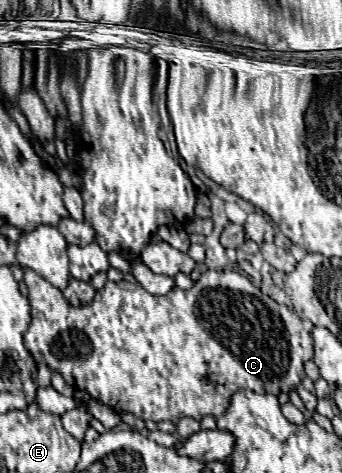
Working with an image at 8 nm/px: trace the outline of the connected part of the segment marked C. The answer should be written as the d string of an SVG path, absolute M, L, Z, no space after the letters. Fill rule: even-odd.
M24 269L24 283L28 285L28 301L32 305L32 323L24 335L24 343L30 347L36 339L40 355L34 357L42 359L62 377L66 363L72 363L72 369L76 367L82 373L82 377L76 373L74 381L94 399L118 413L132 413L144 421L170 421L176 425L182 417L196 421L204 415L220 417L230 407L232 395L240 389L272 395L280 391L290 393L300 385L304 359L314 355L314 341L304 329L302 319L286 305L278 305L264 295L246 275L236 271L206 271L192 289L182 291L174 287L172 293L160 297L150 295L138 283L108 281L96 291L94 313L92 303L72 307L60 289L32 269Z

